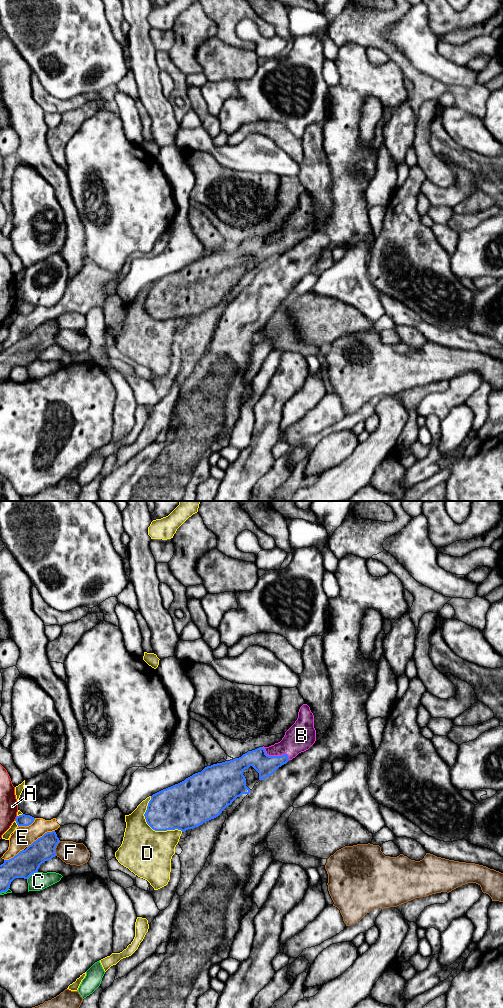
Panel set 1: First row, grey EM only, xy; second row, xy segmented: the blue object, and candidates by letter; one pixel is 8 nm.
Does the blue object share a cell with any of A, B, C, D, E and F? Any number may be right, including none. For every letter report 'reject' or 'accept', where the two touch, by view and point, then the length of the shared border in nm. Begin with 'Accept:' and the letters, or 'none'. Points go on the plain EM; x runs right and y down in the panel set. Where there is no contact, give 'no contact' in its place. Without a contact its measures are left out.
Accept: B
A: reject; meets blue in xy at (16, 306); contact 50 nm long
B: accept; meets blue in xy at (275, 244); contact 260 nm long
C: reject; meets blue in xy at (32, 361); contact 110 nm long
D: reject; meets blue in xy at (151, 315); contact 380 nm long
E: reject; meets blue in xy at (40, 325); contact 260 nm long
F: reject; meets blue in xy at (55, 335); contact 130 nm long

